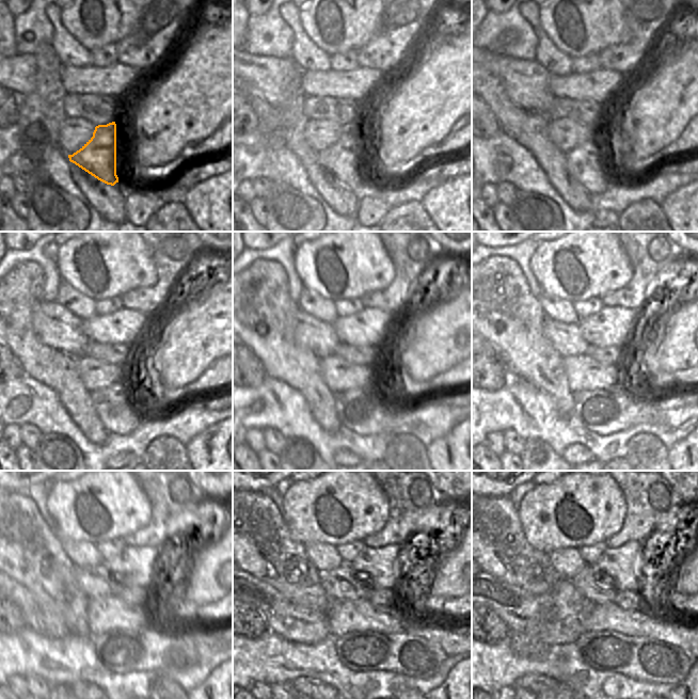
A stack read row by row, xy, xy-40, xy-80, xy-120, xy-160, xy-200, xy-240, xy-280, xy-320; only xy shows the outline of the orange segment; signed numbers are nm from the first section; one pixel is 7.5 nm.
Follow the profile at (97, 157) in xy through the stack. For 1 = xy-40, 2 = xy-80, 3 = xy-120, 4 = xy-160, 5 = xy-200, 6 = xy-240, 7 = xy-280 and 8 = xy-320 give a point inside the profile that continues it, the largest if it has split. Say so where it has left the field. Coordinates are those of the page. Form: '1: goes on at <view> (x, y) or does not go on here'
1: goes on at xy-40 (340, 159)
2: goes on at xy-80 (584, 162)
3: goes on at xy-120 (112, 404)
4: goes on at xy-160 (357, 409)
5: goes on at xy-200 (597, 409)
6: goes on at xy-240 (117, 650)
7: goes on at xy-280 (357, 650)
8: goes on at xy-320 (598, 648)

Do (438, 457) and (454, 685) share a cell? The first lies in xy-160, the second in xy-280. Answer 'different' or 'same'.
same

